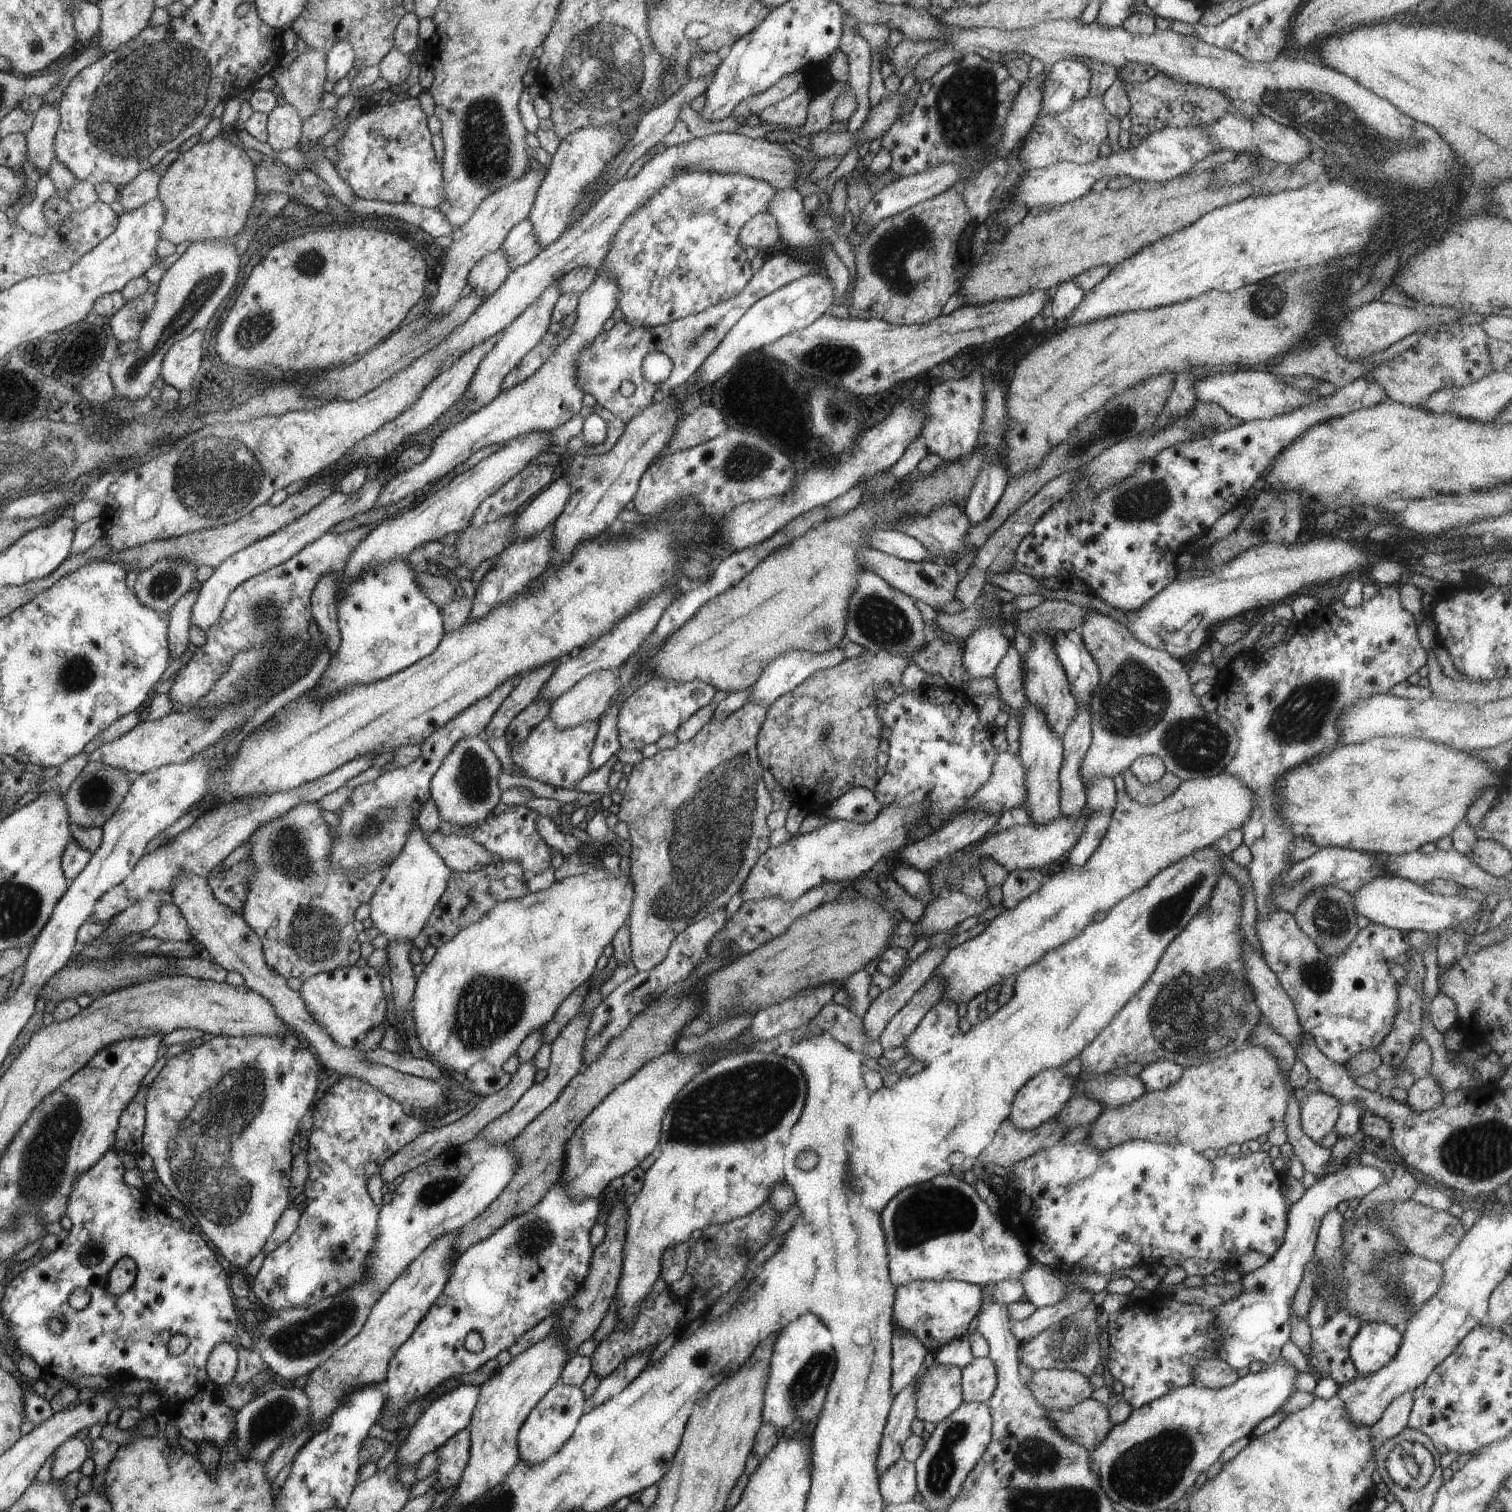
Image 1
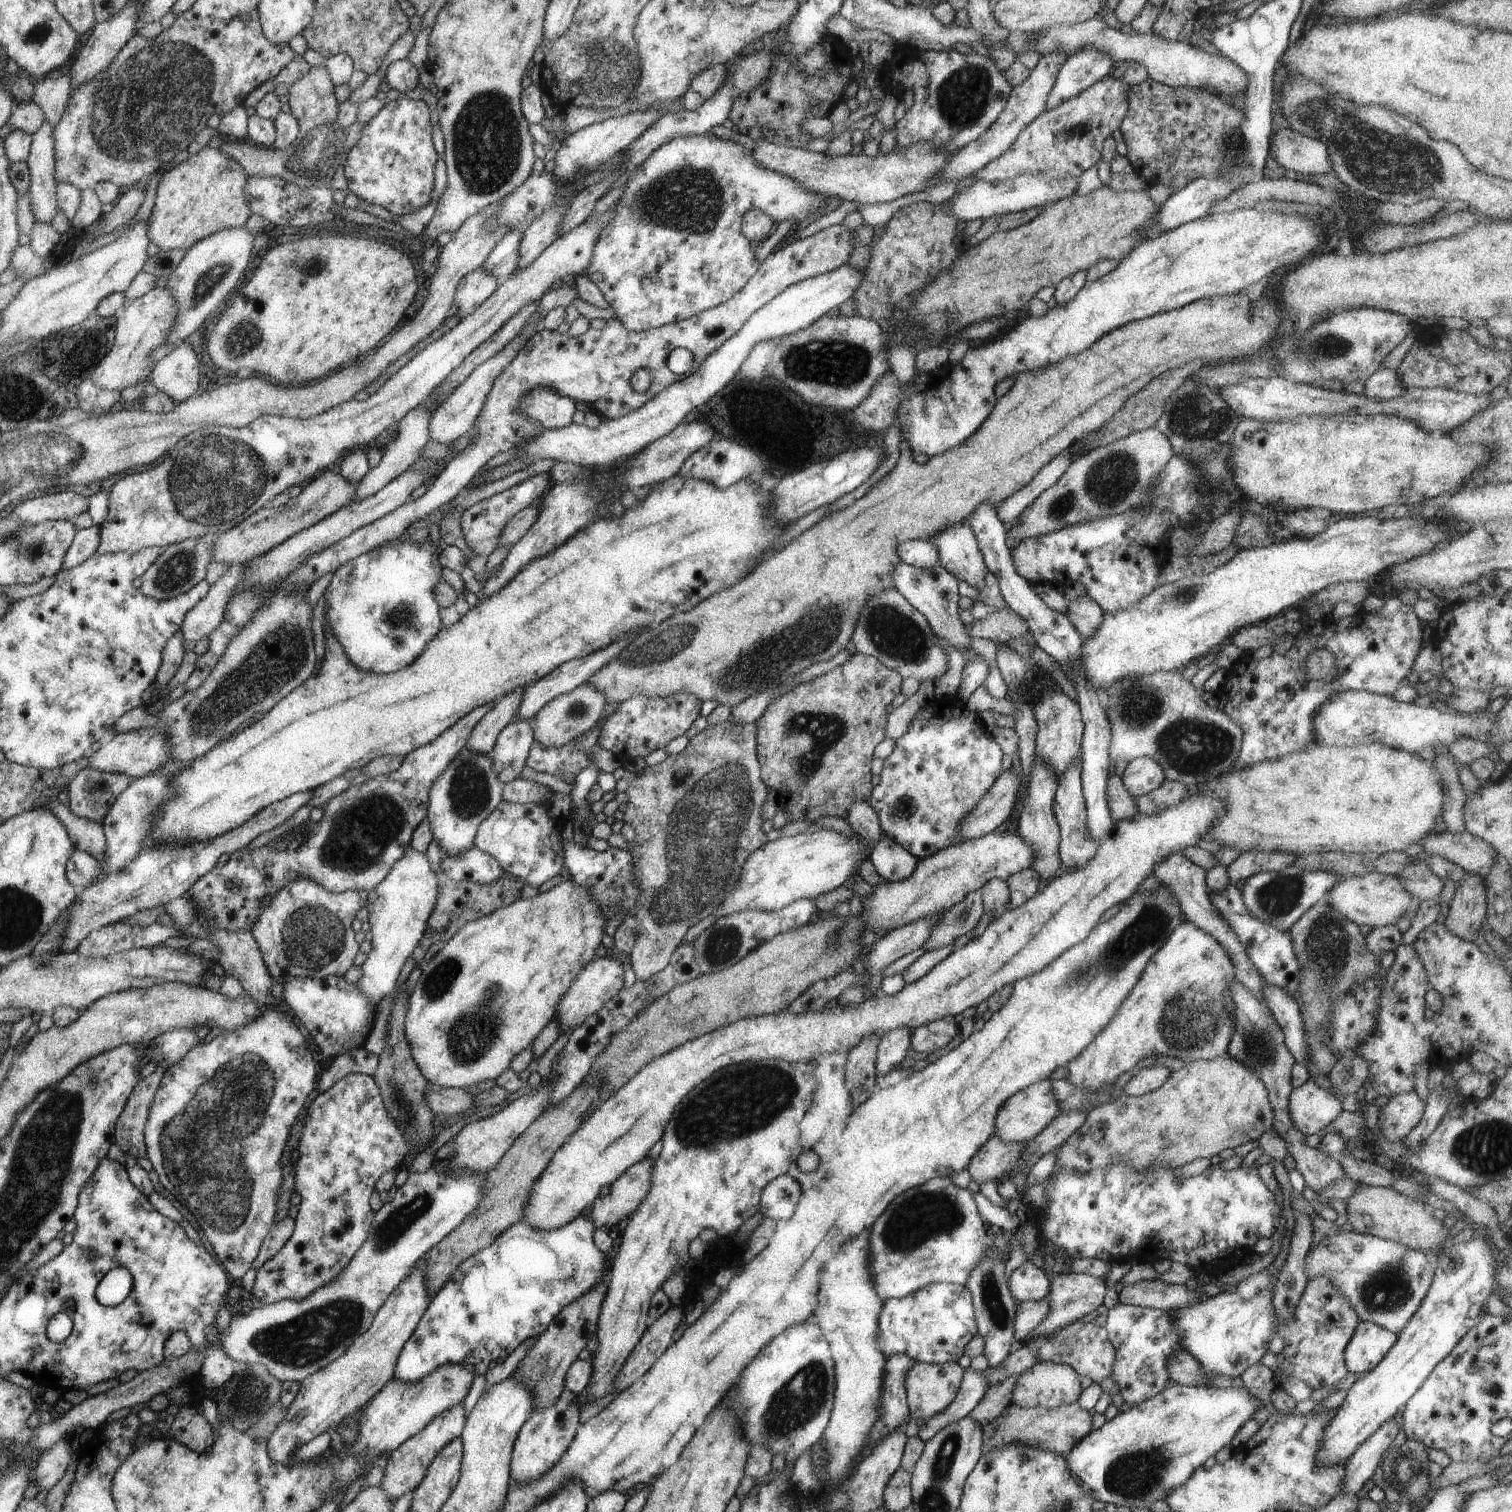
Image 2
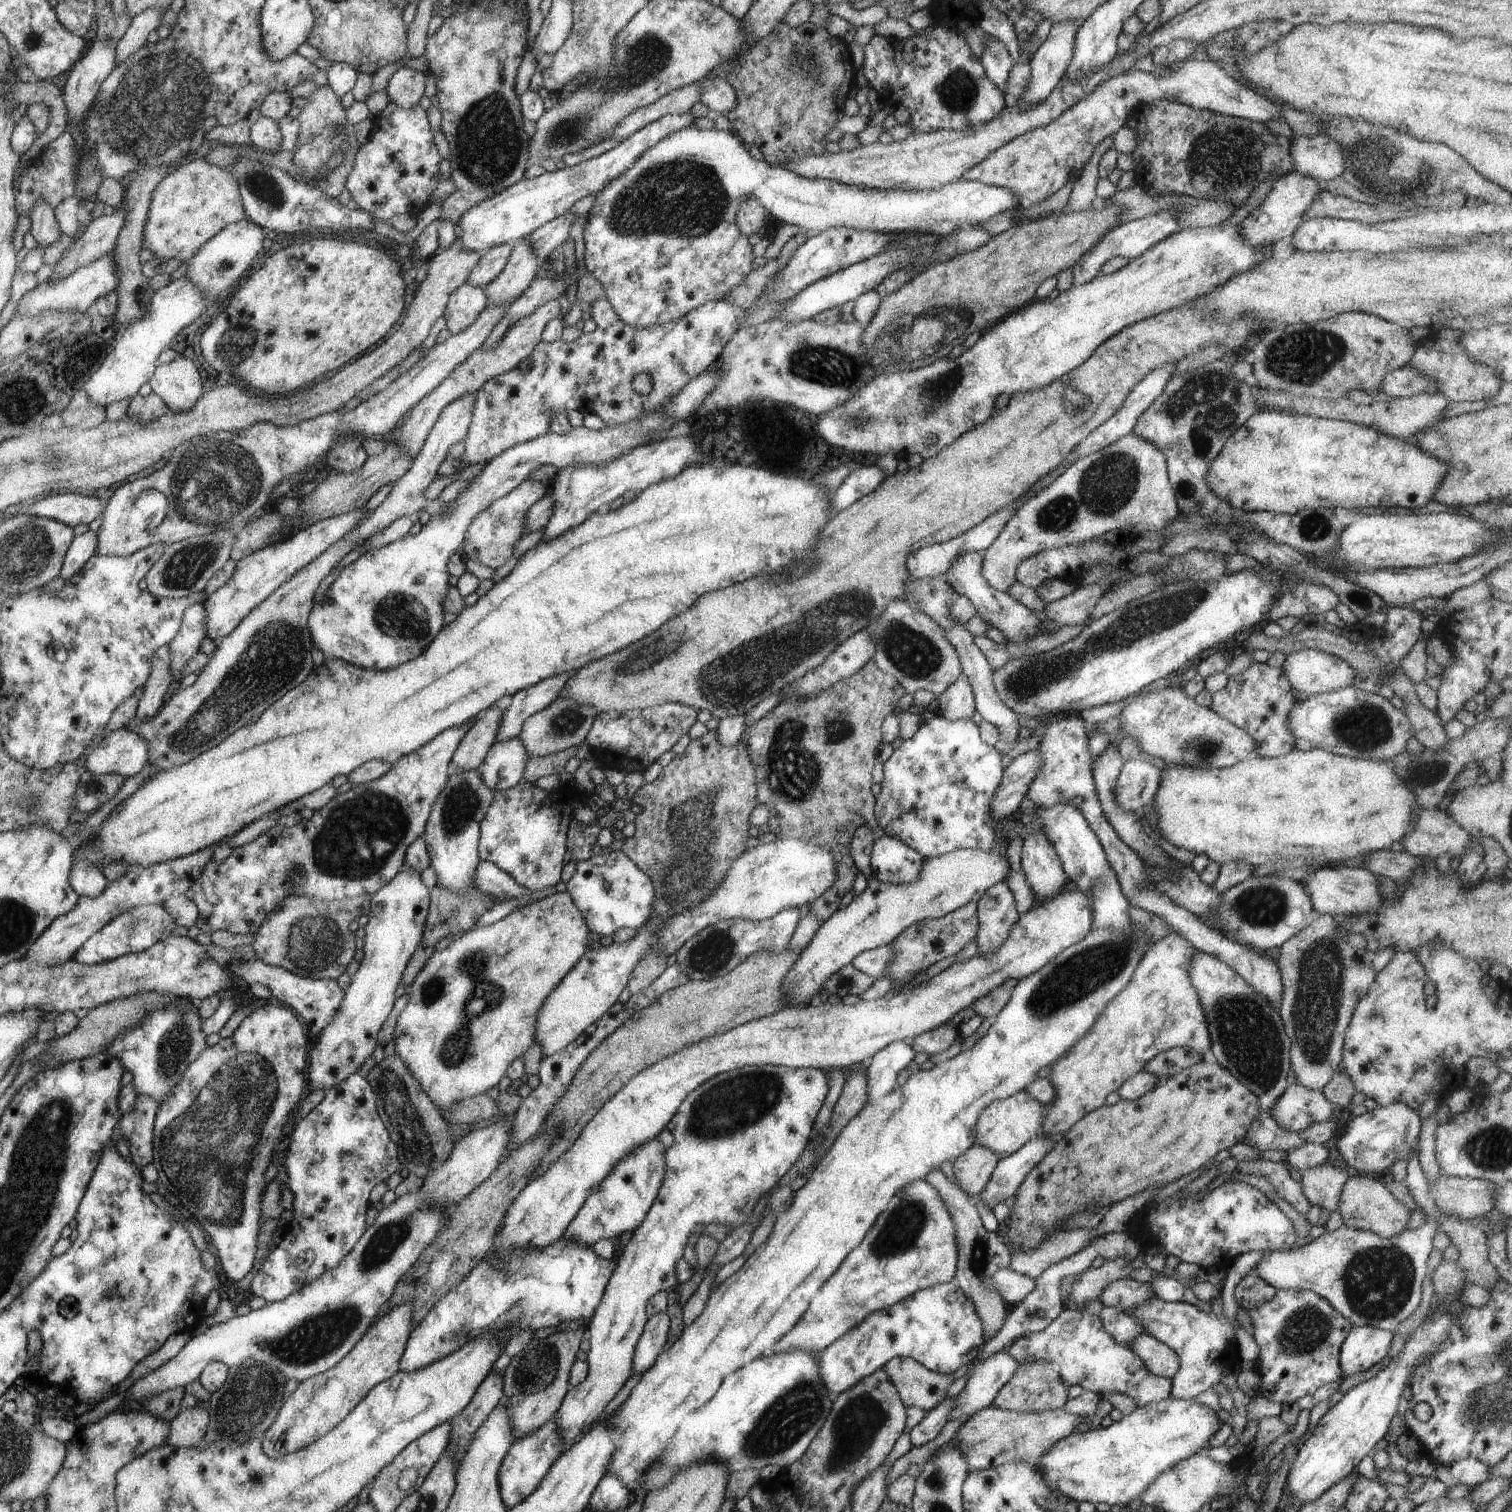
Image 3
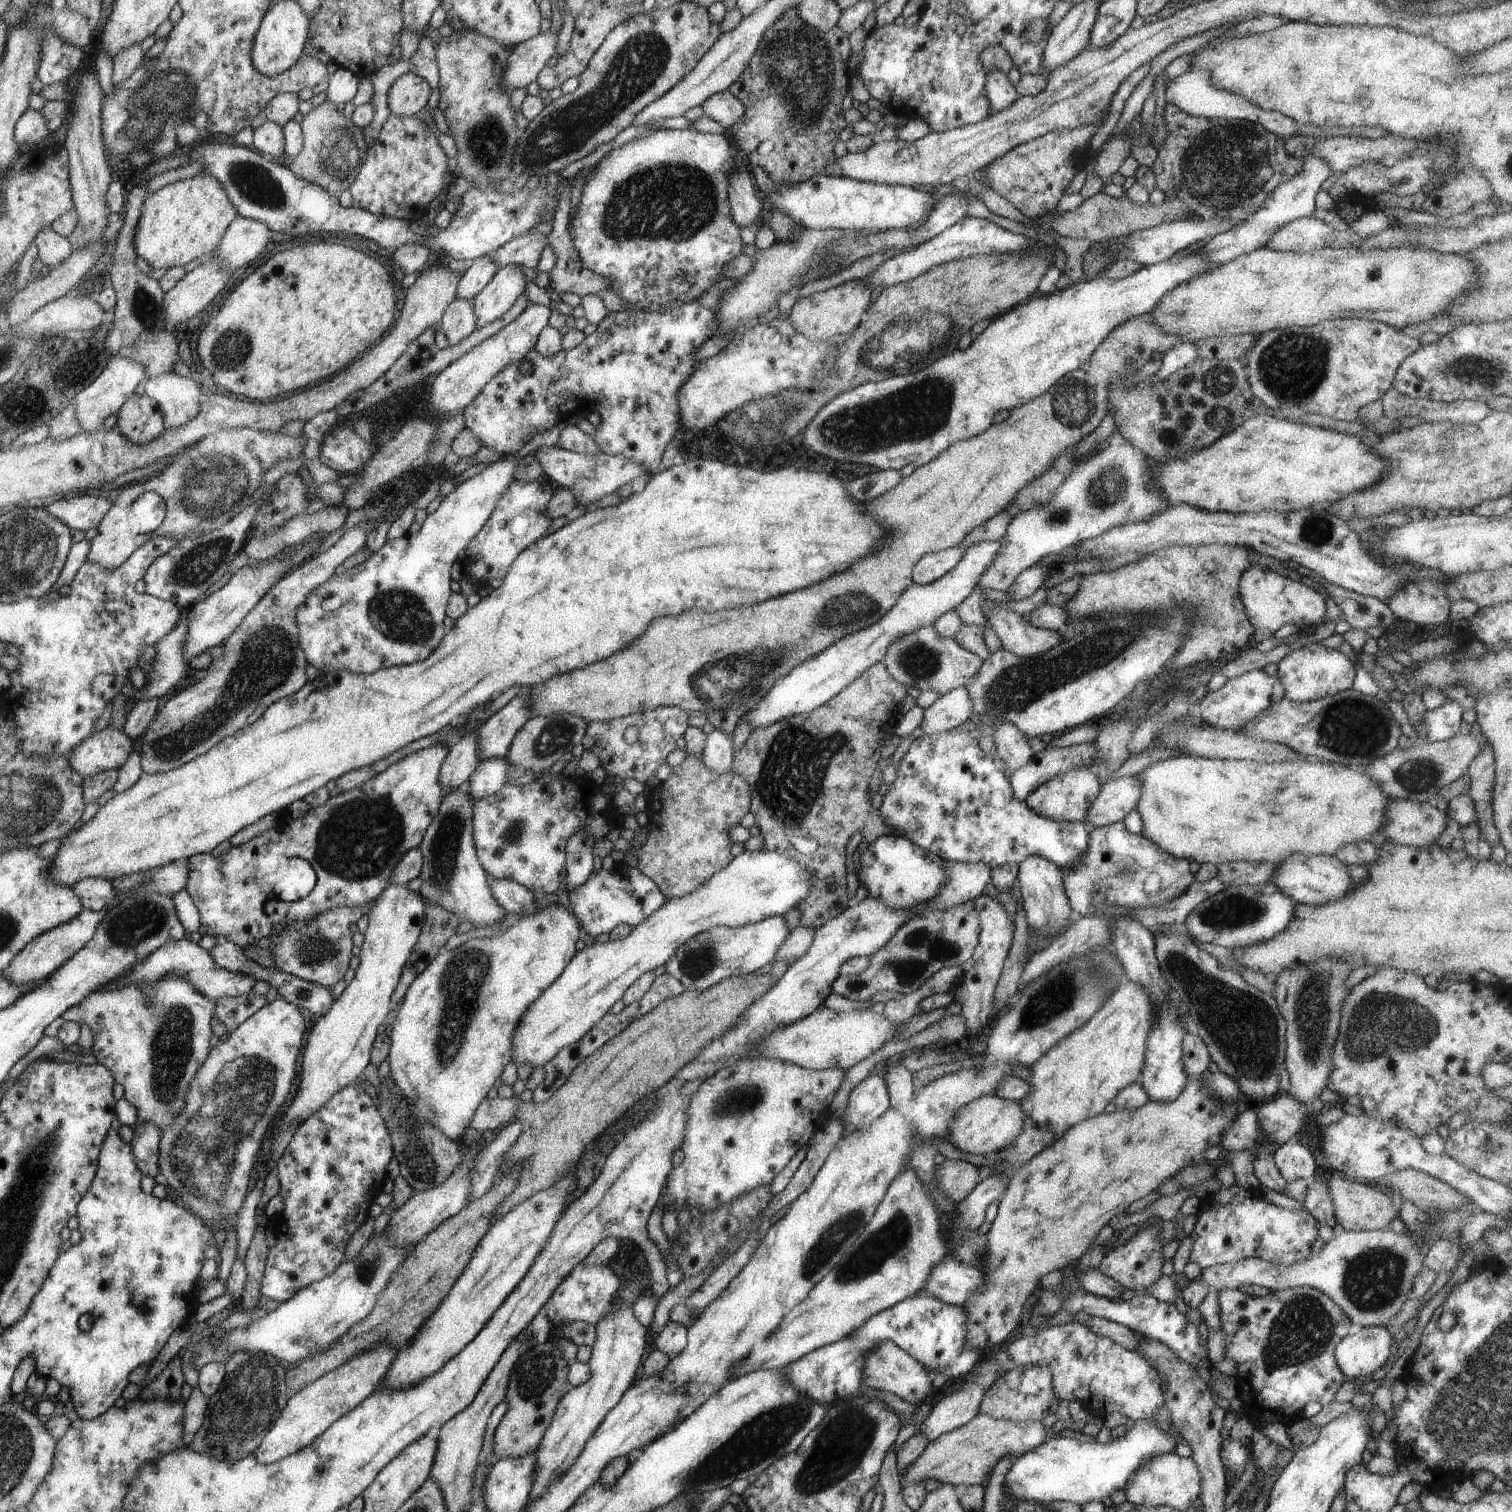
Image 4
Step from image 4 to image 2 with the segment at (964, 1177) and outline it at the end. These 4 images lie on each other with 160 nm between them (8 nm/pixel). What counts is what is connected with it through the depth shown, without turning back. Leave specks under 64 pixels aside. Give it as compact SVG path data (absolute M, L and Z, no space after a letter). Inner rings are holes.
M992 1136L970 1160L967 1170L978 1185L1000 1178L1010 1171L1016 1170L1018 1162L1022 1162L1022 1154L1026 1150L1026 1142L1004 1142L998 1136Z

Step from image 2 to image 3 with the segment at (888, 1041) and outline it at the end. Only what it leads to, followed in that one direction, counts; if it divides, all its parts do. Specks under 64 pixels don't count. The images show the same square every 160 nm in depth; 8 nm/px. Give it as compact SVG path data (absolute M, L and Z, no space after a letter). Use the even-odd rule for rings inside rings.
M895 1041L872 1056L868 1069L868 1103L878 1104L897 1086L898 1074L907 1068L915 1057L910 1043Z

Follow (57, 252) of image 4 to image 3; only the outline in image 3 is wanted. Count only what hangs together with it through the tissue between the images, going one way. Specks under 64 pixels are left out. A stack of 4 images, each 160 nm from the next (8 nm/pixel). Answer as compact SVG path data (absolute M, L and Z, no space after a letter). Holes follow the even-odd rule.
M44 200L36 202L29 216L32 220L30 234L38 244L49 247L60 238L61 231L56 222L55 209L48 202L44 202Z

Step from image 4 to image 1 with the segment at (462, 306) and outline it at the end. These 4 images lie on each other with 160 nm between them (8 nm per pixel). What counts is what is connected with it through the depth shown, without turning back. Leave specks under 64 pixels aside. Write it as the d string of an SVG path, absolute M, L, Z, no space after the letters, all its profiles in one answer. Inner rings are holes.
M500 248L494 253L486 254L486 257L483 257L473 267L469 274L469 285L476 292L482 292L484 296L488 297L502 287L510 272L512 272L510 262L508 262L504 250Z

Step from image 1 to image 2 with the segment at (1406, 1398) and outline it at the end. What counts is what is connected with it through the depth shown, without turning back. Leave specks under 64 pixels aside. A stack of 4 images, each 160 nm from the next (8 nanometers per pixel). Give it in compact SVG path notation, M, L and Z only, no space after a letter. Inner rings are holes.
M1390 1418L1350 1456L1342 1482L1342 1493L1358 1495L1367 1484L1371 1484L1376 1468L1381 1465L1384 1454L1391 1448L1399 1433L1396 1422Z

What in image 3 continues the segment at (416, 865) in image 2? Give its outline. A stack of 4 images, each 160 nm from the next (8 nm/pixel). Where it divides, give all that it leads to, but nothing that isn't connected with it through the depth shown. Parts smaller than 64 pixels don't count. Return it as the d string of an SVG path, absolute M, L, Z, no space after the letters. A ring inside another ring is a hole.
M404 867L401 873L378 893L368 897L370 914L366 936L361 941L364 958L352 983L345 990L345 999L337 1017L318 1036L314 1050L310 1050L310 1087L328 1091L346 1081L350 1074L357 1073L364 1062L373 1055L377 1044L378 1032L392 1012L396 1000L396 988L402 978L402 972L424 934L424 922L428 914L430 894L422 884L420 872Z

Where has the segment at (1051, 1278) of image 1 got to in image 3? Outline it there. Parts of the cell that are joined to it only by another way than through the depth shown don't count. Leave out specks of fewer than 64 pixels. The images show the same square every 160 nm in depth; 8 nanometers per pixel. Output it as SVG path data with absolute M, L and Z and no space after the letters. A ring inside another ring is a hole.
M1010 1268L1001 1269L992 1278L996 1282L998 1294L1006 1300L1008 1304L1018 1304L1036 1288L1036 1280L1019 1274Z

